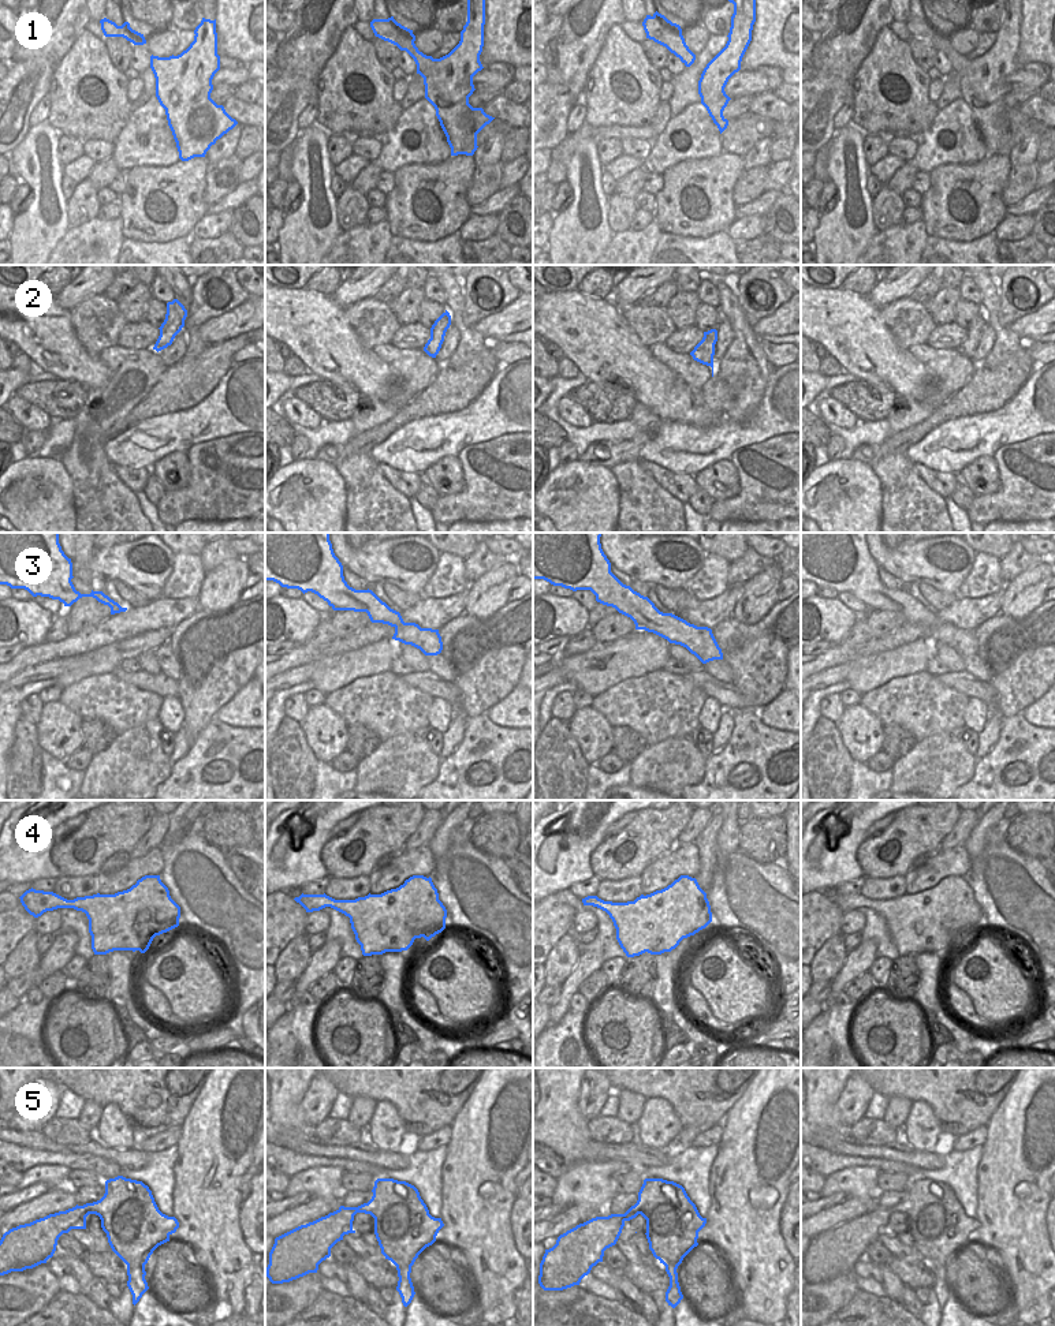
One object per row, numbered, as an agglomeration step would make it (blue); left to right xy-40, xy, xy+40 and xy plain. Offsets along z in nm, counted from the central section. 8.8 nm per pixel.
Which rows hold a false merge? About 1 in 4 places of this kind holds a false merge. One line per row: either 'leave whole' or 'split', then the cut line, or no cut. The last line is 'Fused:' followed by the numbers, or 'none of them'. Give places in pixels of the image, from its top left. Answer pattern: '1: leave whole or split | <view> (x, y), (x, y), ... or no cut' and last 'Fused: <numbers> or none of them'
1: leave whole | no cut
2: leave whole | no cut
3: leave whole | no cut
4: leave whole | no cut
5: leave whole | no cut
Fused: none of them

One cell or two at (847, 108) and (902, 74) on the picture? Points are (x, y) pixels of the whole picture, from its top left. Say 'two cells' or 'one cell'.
two cells

